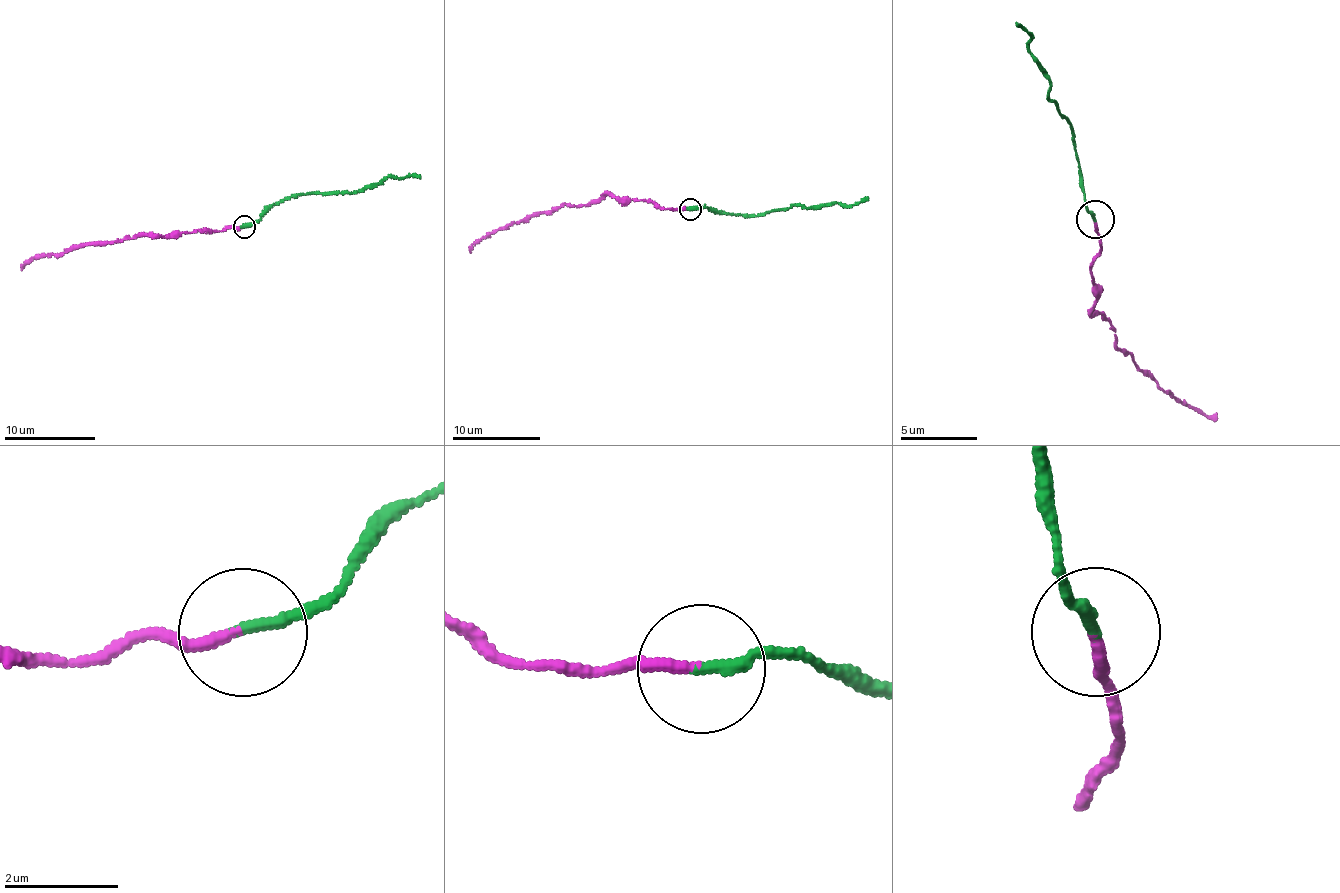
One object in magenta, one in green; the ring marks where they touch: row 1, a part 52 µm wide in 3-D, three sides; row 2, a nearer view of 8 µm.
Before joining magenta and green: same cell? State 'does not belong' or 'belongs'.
belongs

